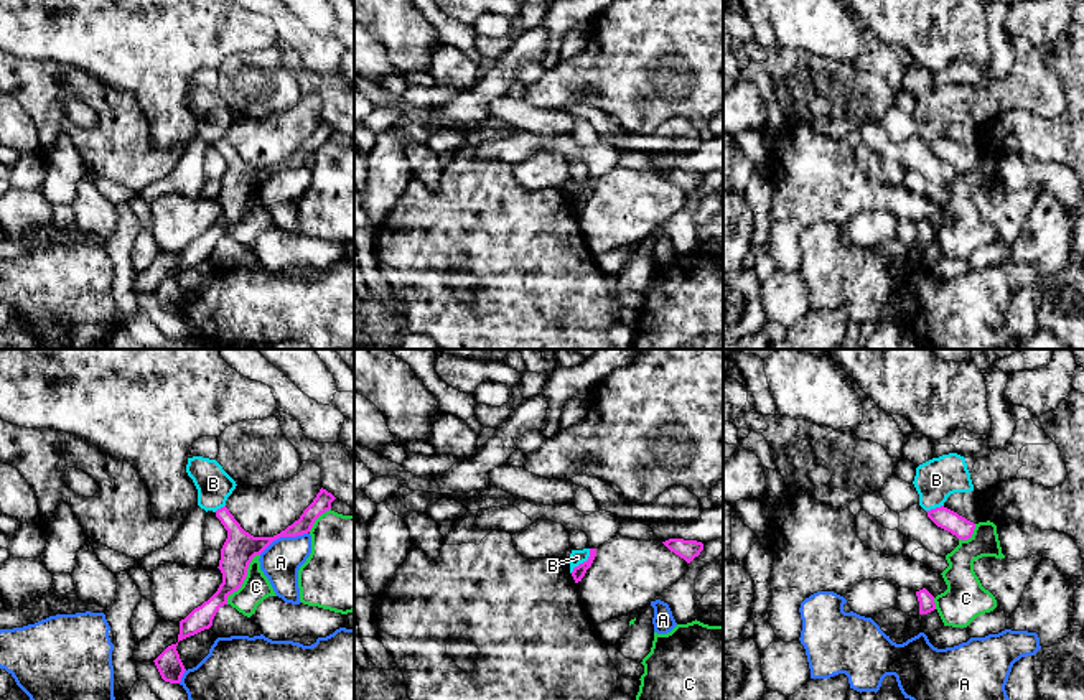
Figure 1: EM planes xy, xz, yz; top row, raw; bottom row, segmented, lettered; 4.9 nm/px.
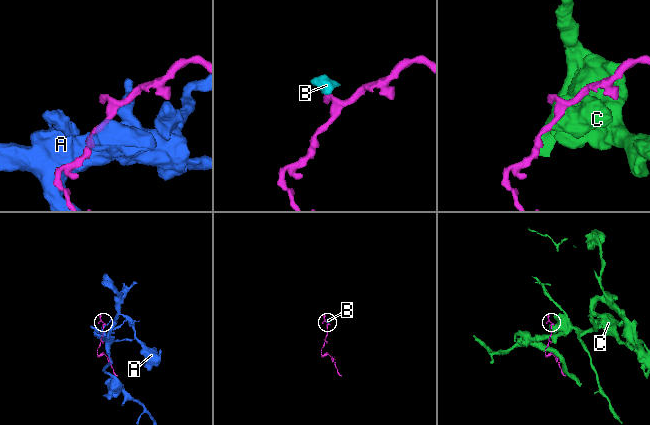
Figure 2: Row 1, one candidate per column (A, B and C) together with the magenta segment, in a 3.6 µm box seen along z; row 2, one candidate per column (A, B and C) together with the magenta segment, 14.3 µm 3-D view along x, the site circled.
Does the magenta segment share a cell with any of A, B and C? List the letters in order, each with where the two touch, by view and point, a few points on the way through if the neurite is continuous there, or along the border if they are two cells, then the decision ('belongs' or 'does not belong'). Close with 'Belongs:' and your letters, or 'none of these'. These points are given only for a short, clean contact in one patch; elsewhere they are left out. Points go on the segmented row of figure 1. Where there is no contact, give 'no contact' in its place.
A: xy (282, 536) | does not belong
B: xz (584, 562) | along xz (590, 549), (590, 555), (570, 572) | does not belong
C: xy (244, 578) | does not belong
Belongs: none of these

